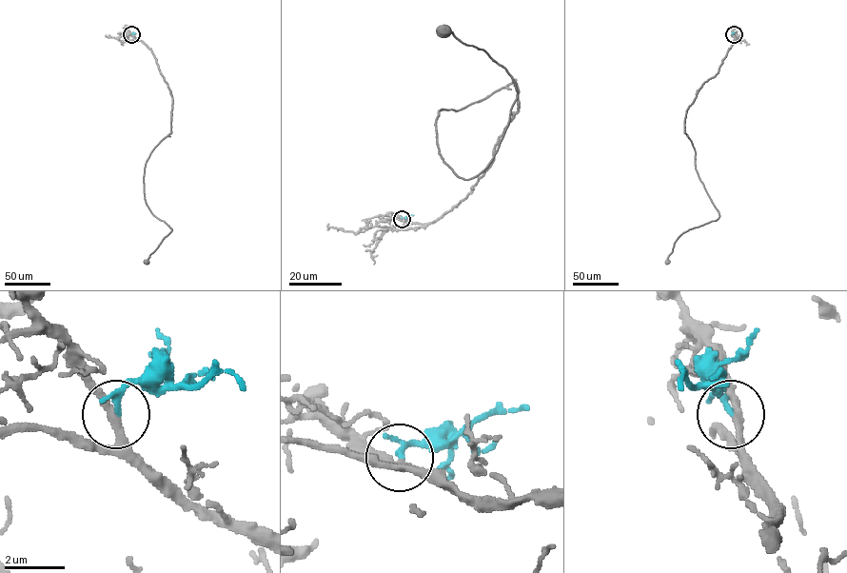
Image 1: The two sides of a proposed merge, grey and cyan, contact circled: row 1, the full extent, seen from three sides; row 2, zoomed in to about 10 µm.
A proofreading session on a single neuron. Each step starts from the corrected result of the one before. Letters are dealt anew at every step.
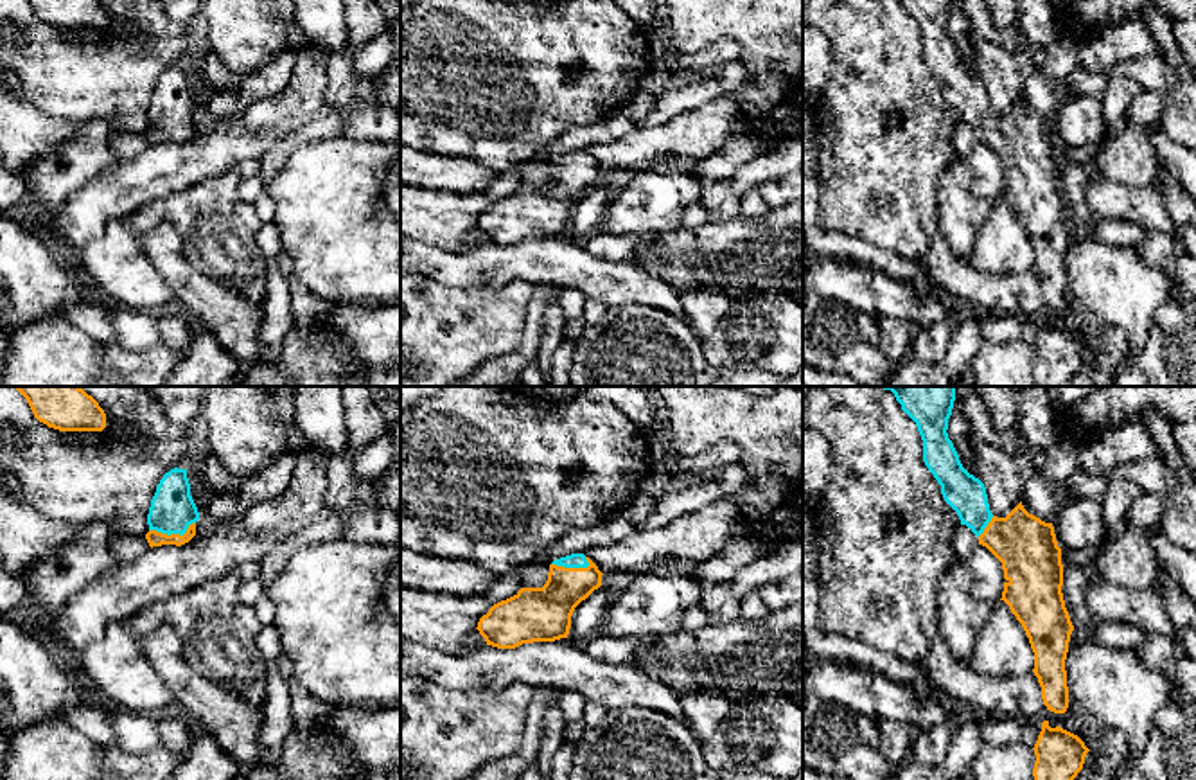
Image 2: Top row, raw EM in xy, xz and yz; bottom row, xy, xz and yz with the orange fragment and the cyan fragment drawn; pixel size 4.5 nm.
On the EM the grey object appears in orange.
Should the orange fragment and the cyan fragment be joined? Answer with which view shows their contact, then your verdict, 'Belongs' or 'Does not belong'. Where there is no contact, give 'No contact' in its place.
Touches orange in xy. Belongs

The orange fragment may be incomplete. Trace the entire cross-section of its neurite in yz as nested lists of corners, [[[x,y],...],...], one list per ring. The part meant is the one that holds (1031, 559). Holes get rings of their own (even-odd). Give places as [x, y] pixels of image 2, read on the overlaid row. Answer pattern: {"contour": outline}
{"contour": [[[955,386],[880,388],[891,390],[916,422],[923,440],[923,462],[961,525],[1002,563],[1006,582],[1000,600],[1009,606],[1029,638],[1043,705],[1054,714],[1065,714],[1065,660],[1074,625],[1061,593],[1061,548],[1052,523],[1029,514],[1022,501],[1006,518],[991,514],[984,483],[963,467],[946,433]]]}

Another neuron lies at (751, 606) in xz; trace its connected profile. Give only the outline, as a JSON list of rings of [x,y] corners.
[[[751,591],[740,600],[740,618],[742,620],[758,620],[765,616],[767,613],[769,609],[758,591]]]

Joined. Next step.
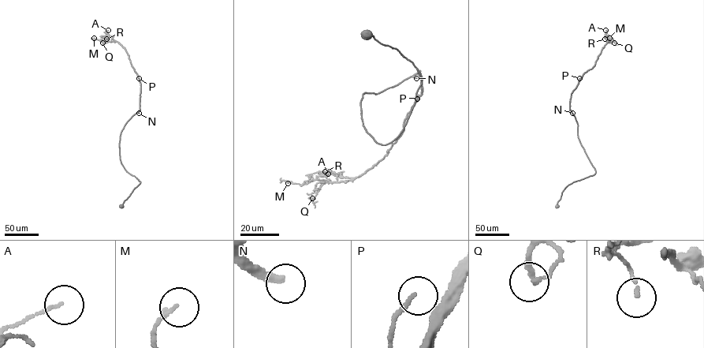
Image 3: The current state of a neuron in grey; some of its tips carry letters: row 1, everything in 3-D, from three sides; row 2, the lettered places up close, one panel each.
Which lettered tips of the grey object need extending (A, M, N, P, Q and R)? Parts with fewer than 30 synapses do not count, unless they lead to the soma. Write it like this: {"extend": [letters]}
{"extend": ["N"]}

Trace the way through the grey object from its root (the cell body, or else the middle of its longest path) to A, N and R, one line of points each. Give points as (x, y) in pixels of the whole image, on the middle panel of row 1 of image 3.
A: (366, 36), (422, 80), (402, 132), (378, 143), (363, 95), (419, 70), (422, 93), (381, 160), (328, 174)
N: (366, 36), (396, 48), (422, 80), (402, 132), (389, 143), (378, 143), (363, 125), (363, 95), (416, 78)
R: (366, 36), (422, 80), (402, 132), (378, 143), (363, 95), (419, 70), (422, 93), (381, 160), (325, 171)

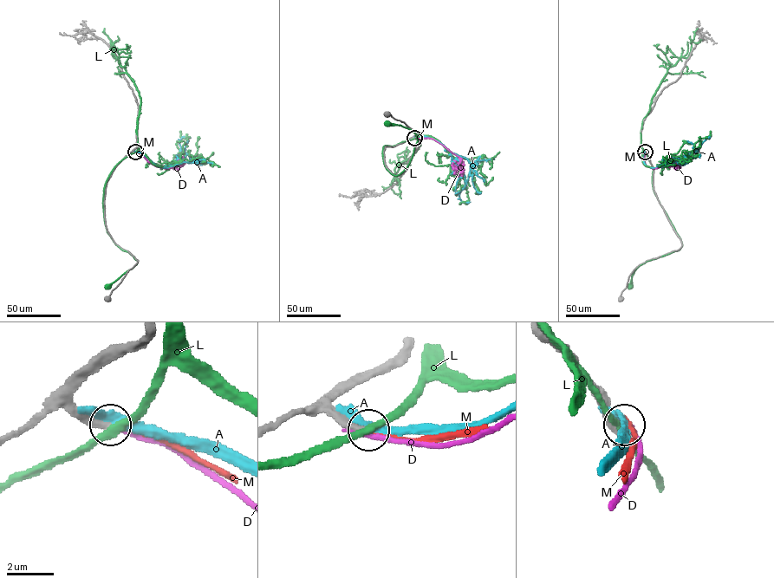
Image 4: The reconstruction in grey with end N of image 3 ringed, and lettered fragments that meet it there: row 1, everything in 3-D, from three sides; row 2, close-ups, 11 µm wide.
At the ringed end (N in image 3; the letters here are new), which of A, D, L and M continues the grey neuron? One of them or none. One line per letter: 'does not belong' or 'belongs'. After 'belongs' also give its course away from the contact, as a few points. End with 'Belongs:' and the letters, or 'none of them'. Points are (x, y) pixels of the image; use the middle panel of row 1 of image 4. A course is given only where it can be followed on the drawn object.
A: does not belong
D: does not belong
L: does not belong
M: does not belong
Belongs: none of them

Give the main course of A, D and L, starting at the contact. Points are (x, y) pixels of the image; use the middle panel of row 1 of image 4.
A: (413, 138), (434, 138), (460, 157), (458, 169), (465, 176), (465, 184), (458, 196), (461, 202), (470, 202)
D: (414, 138), (432, 139), (457, 155), (461, 163), (458, 167), (452, 165), (454, 168)
L: (415, 138), (383, 146), (384, 165), (392, 174), (398, 175), (406, 167), (417, 139), (411, 129), (386, 123)

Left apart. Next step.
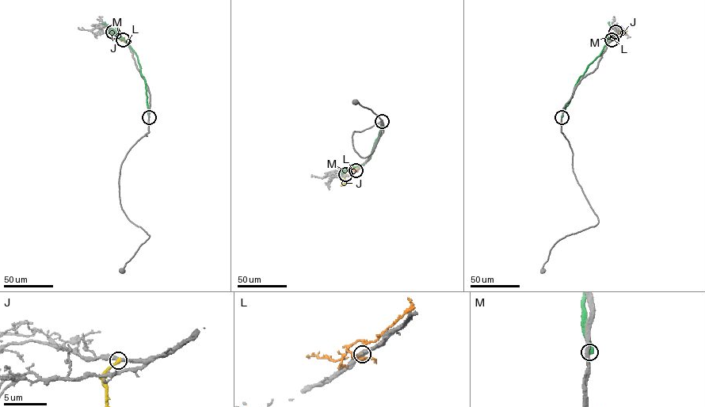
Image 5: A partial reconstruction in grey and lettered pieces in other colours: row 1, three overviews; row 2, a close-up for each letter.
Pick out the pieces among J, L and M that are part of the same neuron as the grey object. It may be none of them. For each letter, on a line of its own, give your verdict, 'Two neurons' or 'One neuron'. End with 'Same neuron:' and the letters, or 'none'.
J: Two neurons
L: One neuron
M: Two neurons
Same neuron: L

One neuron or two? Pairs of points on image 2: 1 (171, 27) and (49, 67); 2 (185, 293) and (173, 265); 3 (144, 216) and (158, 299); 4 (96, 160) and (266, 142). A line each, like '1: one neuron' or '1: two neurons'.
1: one neuron
2: one neuron
3: two neurons
4: two neurons

